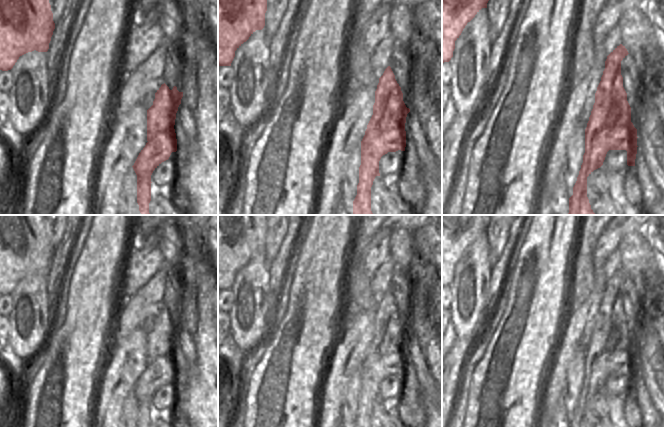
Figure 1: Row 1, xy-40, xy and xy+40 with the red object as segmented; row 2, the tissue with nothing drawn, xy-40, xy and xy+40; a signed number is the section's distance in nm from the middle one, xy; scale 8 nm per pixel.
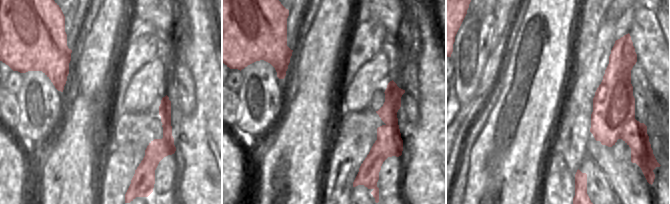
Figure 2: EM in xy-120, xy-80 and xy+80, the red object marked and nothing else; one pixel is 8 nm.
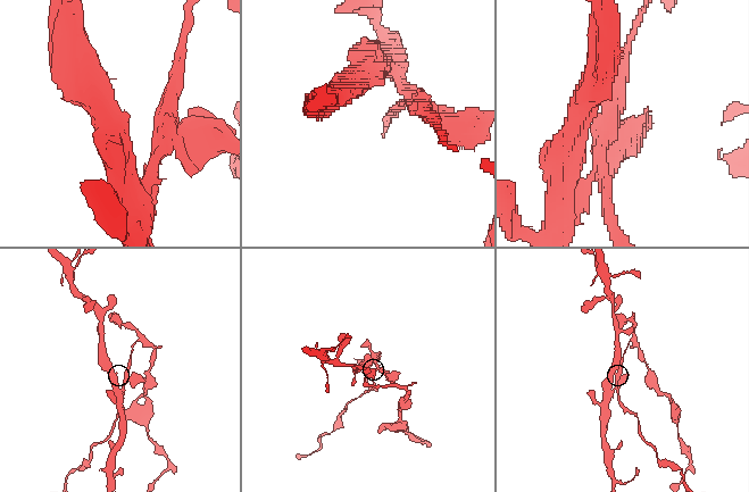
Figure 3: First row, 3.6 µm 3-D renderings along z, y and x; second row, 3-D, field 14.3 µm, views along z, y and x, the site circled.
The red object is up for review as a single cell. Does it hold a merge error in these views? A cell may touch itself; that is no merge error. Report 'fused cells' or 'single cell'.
fused cells

